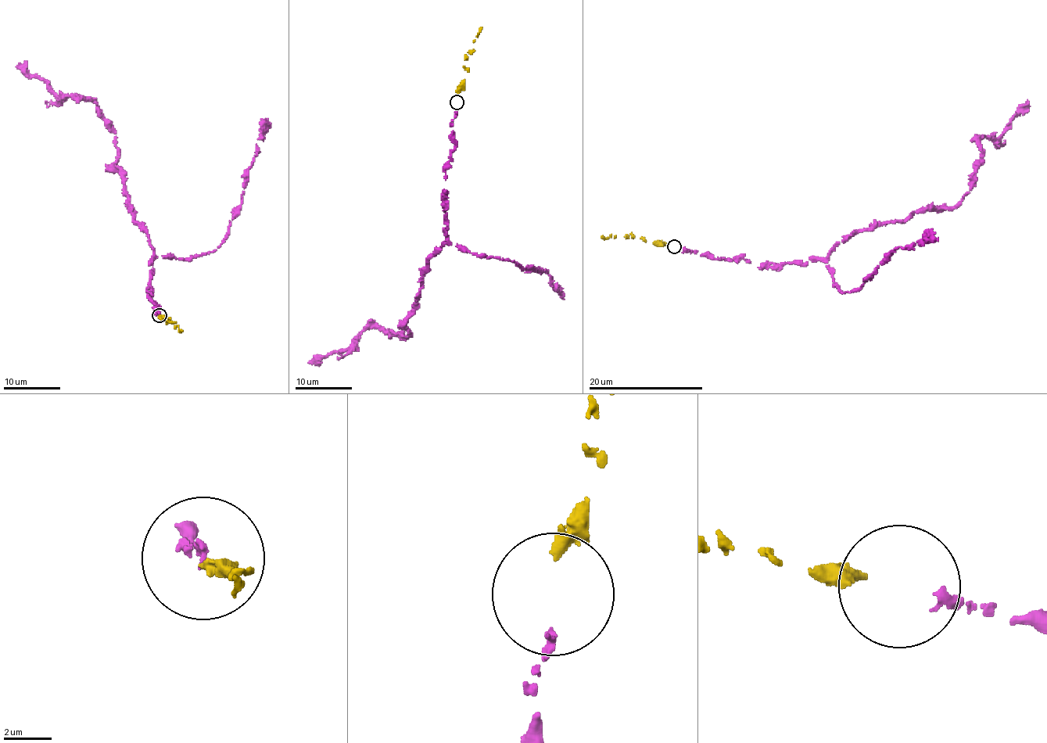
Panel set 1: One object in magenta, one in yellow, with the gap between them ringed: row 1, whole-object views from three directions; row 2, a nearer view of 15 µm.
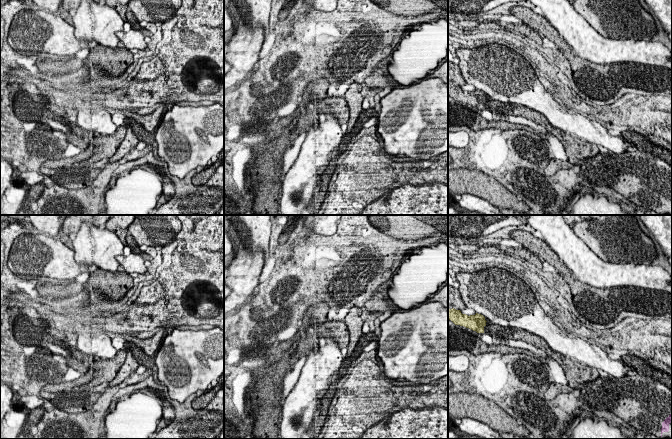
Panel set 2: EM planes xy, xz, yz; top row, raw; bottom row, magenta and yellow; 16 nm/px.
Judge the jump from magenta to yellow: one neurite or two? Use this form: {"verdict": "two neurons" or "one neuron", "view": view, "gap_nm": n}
{"verdict": "one neuron", "view": "yz", "gap_nm": 3100}

